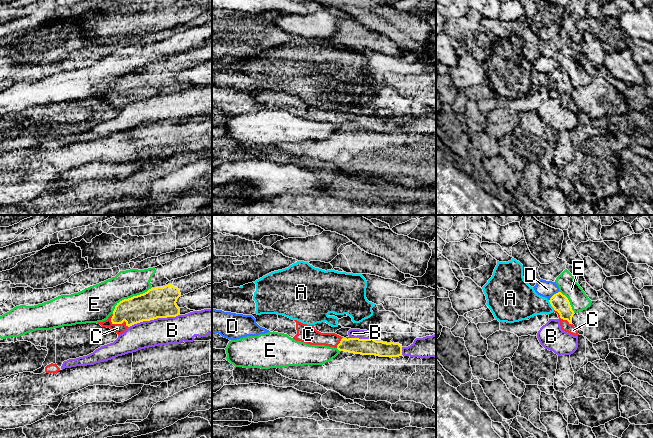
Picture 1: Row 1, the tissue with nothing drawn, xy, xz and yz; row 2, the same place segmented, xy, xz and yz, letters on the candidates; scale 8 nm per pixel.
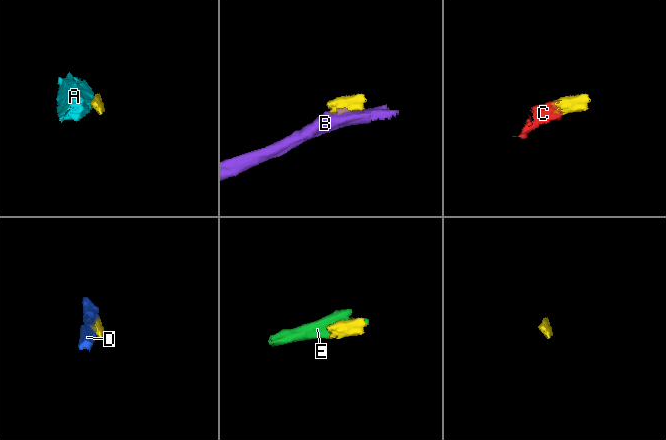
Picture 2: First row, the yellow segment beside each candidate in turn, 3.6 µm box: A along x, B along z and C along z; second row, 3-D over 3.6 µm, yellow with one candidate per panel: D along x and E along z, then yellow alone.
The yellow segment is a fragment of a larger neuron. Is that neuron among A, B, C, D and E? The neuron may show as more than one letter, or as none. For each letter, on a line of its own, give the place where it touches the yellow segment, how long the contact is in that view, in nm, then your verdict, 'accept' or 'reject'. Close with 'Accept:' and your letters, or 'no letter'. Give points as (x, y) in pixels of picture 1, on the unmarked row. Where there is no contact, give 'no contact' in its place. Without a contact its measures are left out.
A: contact yz (551, 81); length 90 nm; reject
B: contact xy (153, 95); length 420 nm; reject
C: contact xy (117, 99); length 170 nm; accept
D: contact yz (554, 70); length 80 nm; reject
E: contact xy (129, 74); length 380 nm; reject
Accept: C

